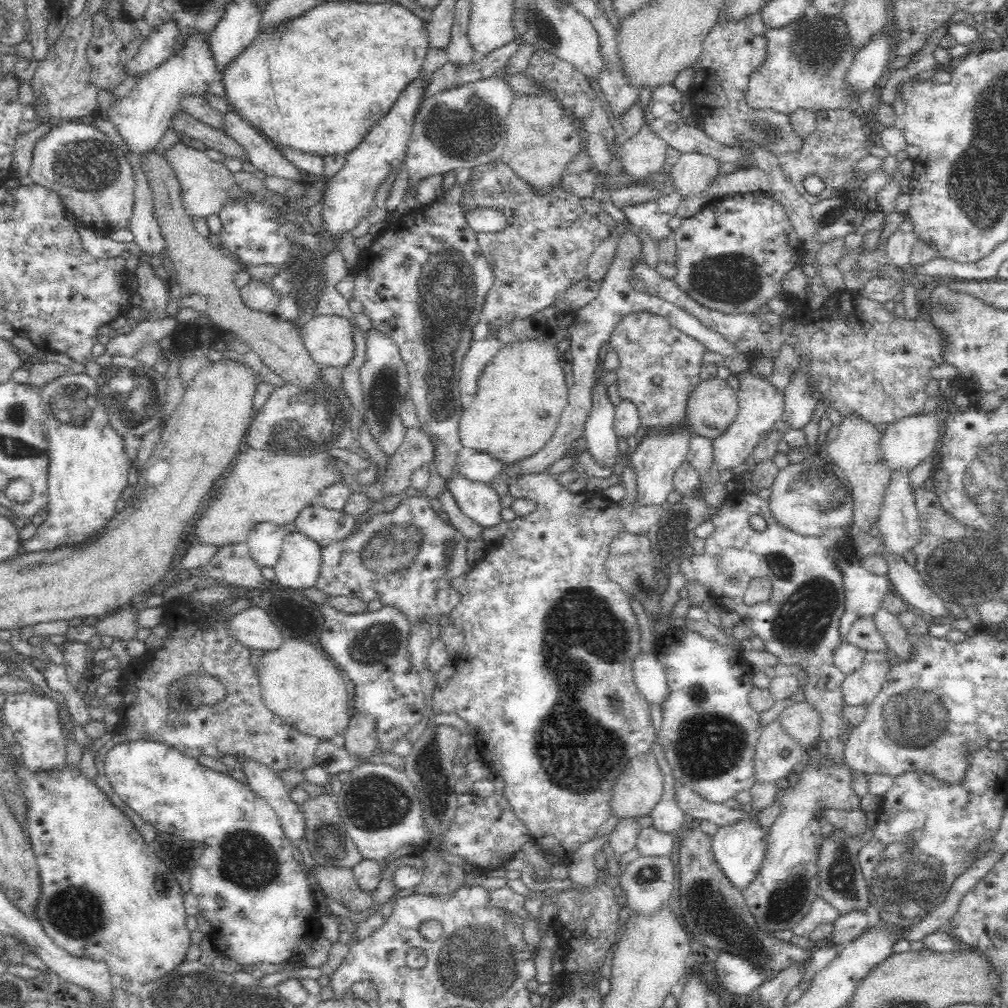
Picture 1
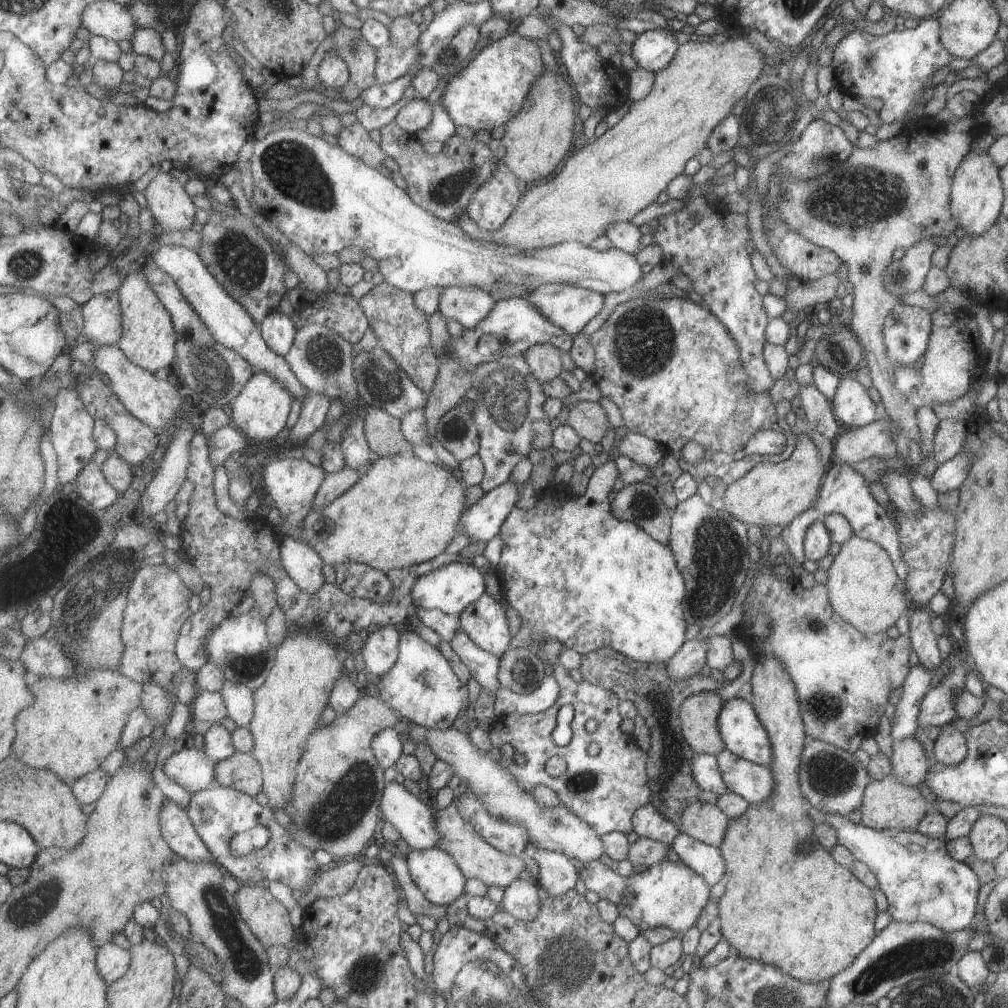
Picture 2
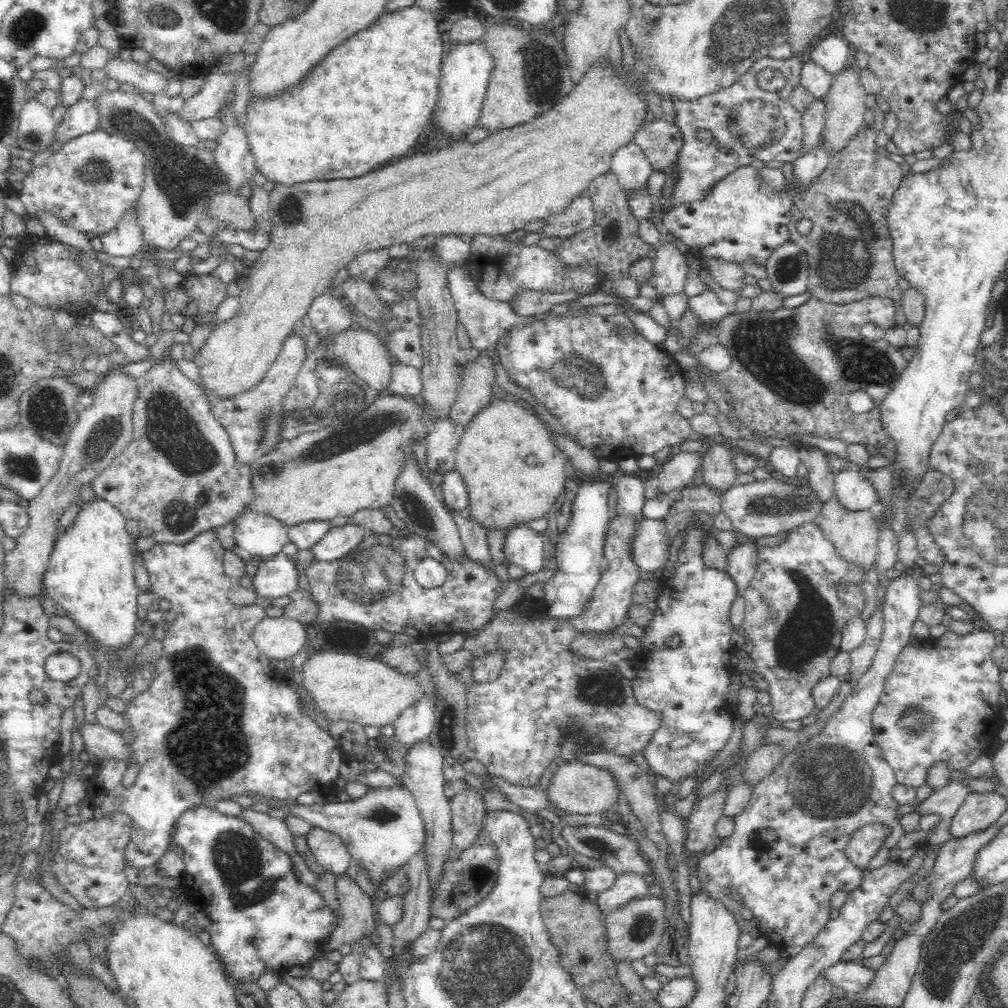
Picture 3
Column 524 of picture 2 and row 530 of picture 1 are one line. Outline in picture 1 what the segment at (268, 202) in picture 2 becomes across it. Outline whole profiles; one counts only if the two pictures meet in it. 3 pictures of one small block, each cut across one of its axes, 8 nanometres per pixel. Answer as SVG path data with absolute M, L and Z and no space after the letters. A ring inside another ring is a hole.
M271 522L254 525L247 534L246 544L251 558L260 567L274 567L278 562L284 543L286 530Z

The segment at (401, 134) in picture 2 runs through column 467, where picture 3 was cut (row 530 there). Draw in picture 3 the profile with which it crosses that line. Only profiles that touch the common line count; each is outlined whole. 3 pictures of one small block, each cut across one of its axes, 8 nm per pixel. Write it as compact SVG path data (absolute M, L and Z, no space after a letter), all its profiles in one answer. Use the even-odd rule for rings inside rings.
M160 363L147 370L143 376L136 379L136 400L132 406L132 440L119 454L112 460L110 466L105 468L92 482L96 496L106 500L110 505L120 511L126 520L136 520L139 522L139 532L142 536L151 536L160 544L174 544L182 546L188 542L194 542L193 538L209 530L216 530L218 527L230 523L242 508L248 506L255 499L254 483L250 465L246 462L238 462L237 454L234 452L227 430L218 422L218 419L210 412L210 403L204 397L202 389L194 385L188 377L180 373L178 367L172 363Z

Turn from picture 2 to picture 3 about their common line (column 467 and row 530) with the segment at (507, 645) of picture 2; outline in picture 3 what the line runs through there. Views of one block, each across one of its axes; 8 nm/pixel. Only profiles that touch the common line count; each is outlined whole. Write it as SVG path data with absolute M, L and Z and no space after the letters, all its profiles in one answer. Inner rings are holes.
M613 516L608 528L604 542L605 563L608 563L606 574L601 574L599 584L592 592L588 604L583 608L583 614L562 620L568 624L575 635L588 634L596 637L622 637L622 626L627 622L627 609L632 603L634 586L640 580L639 569L631 560L629 547L632 541L632 532L637 522L626 517Z

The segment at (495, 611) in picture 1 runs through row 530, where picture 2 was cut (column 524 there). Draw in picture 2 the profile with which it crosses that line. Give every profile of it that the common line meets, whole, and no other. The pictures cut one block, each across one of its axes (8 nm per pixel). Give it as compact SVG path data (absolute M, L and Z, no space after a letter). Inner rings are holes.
M608 460L592 472L584 495L575 497L568 495L562 503L555 496L539 497L532 507L517 508L517 506L514 506L511 514L507 517L499 534L503 544L497 567L499 574L503 576L503 582L505 582L503 586L504 596L512 608L519 612L519 616L524 622L517 634L511 639L511 649L526 648L530 650L533 641L541 642L543 639L556 638L582 655L605 647L620 652L640 663L660 662L665 664L684 643L683 636L685 636L686 626L682 611L682 598L685 596L684 580L679 574L674 556L667 545L662 545L651 538L651 535L647 534L636 523L619 521L610 514L609 492L617 477L618 470L614 460Z

